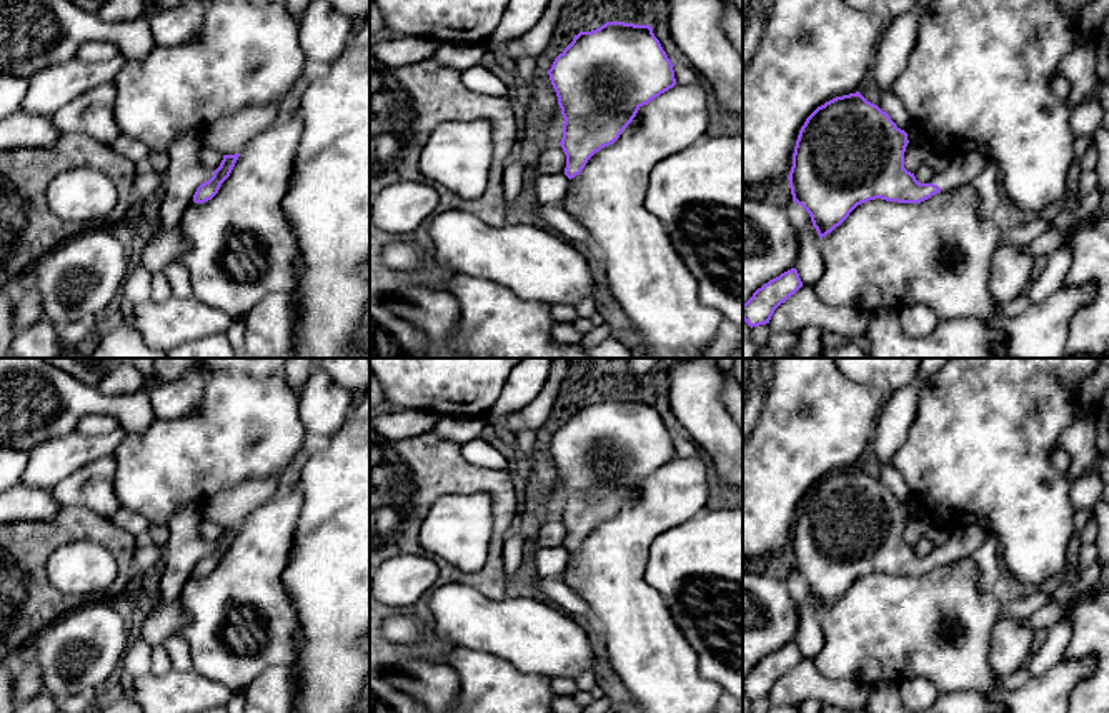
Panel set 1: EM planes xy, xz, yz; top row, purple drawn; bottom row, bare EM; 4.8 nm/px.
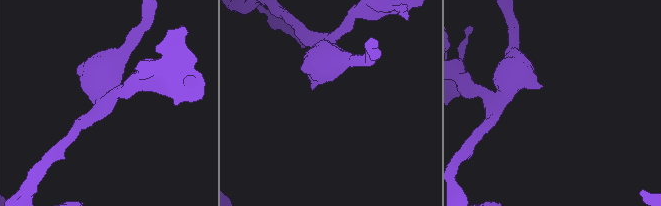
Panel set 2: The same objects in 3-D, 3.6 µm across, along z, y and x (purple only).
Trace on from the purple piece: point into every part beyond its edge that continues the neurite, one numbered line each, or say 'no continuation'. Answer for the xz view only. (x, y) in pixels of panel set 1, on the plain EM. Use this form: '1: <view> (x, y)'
no continuation

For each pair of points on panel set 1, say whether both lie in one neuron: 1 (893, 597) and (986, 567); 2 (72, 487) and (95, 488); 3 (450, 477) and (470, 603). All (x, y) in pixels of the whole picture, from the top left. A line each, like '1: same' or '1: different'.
1: different
2: same
3: different

